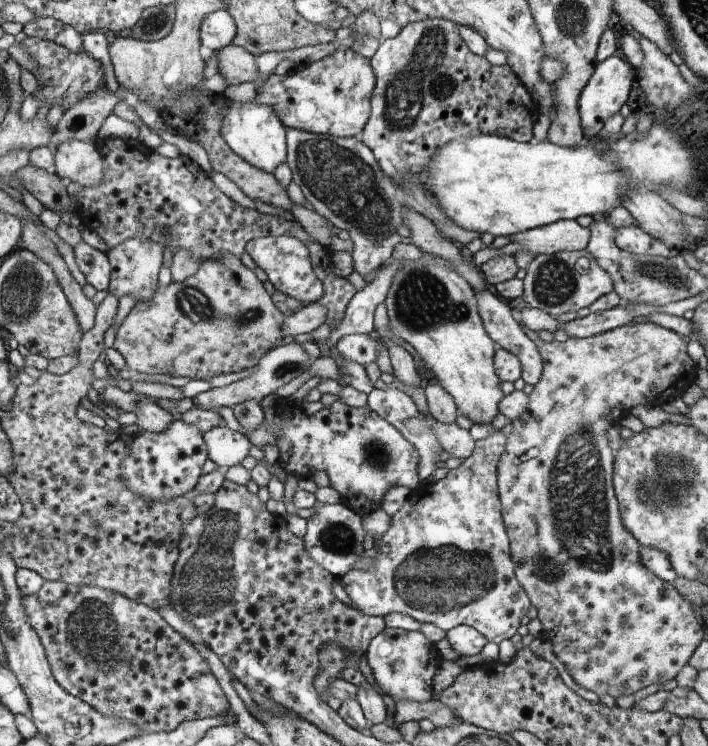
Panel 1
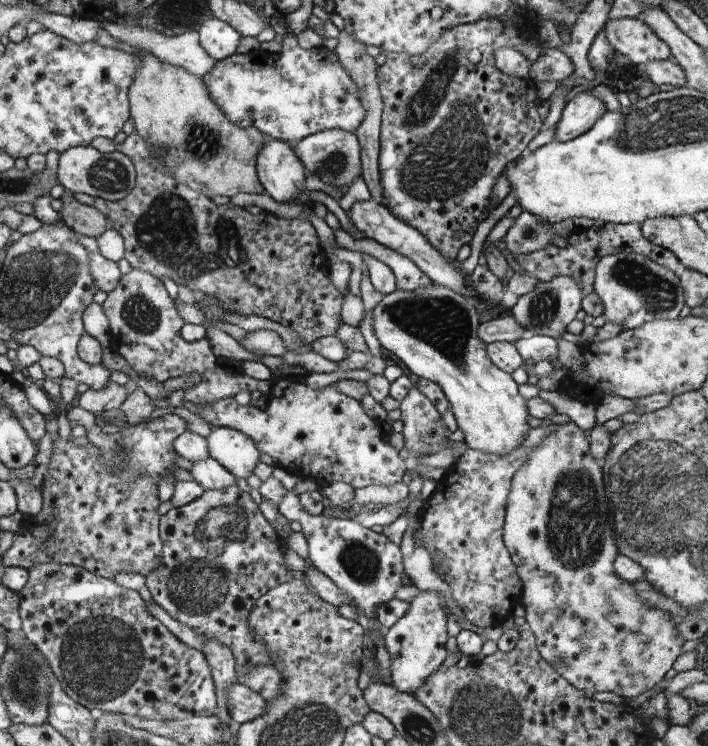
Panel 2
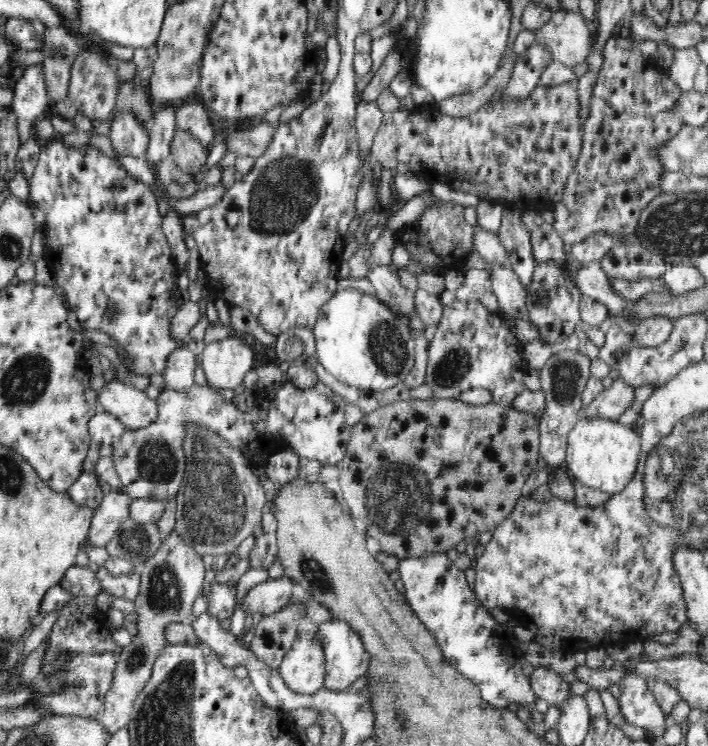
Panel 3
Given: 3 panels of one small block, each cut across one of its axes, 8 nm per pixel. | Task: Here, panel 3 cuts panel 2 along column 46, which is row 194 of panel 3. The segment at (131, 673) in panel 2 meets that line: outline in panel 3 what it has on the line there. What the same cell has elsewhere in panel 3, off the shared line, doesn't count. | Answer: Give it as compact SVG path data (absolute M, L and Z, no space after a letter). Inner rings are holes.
M610 38L602 51L603 63L591 92L589 115L583 124L583 143L575 170L569 176L563 197L552 208L555 216L554 229L566 246L574 246L585 237L606 229L615 234L624 244L636 233L637 218L641 209L658 194L662 194L660 176L666 171L656 162L653 150L672 137L684 126L682 117L676 111L676 102L682 89L668 78L661 76L656 65L645 61L632 38Z

